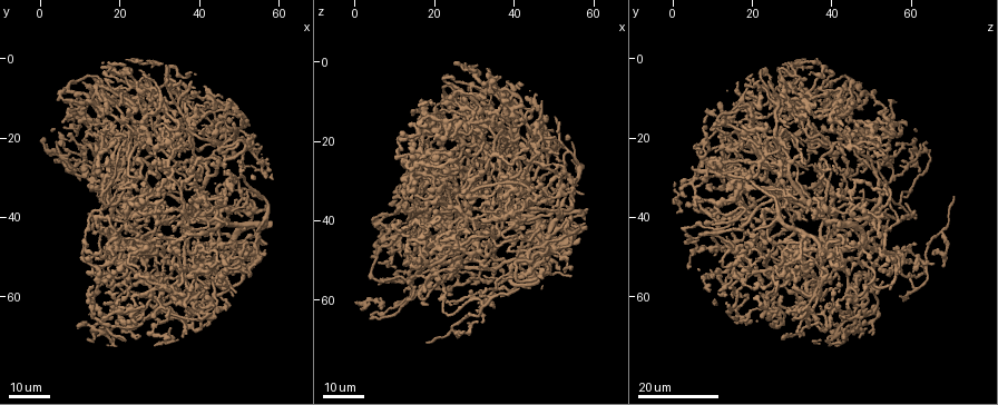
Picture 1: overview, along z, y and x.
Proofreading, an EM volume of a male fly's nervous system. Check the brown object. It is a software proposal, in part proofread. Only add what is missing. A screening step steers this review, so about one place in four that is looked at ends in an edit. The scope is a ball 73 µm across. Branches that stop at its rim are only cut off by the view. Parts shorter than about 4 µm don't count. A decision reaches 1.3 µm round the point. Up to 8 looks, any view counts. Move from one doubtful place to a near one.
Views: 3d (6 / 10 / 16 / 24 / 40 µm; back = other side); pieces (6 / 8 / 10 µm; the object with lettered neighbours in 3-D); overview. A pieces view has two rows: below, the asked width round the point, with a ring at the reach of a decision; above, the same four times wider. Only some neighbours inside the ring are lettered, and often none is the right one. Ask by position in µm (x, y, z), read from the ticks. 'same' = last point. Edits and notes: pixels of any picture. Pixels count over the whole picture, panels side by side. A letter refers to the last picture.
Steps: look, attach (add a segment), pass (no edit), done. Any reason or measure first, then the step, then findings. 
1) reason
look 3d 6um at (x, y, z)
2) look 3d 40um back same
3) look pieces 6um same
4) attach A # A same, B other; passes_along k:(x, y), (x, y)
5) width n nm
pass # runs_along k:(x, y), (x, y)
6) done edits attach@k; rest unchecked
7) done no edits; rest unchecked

tapers out
look 3d 16um at (31.5, 47.0, 61.0)

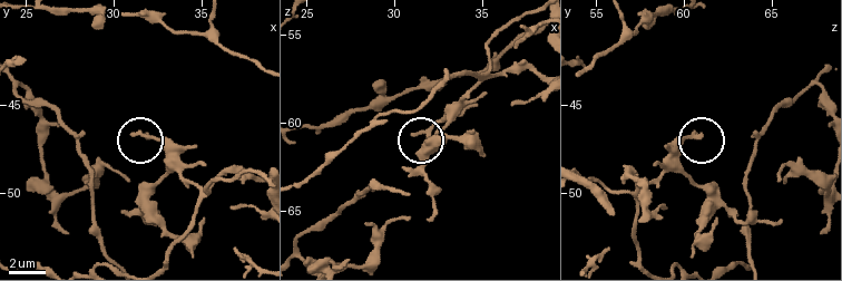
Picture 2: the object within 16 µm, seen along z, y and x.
look pieces 10um at (31.2, 46.5, 60.8)

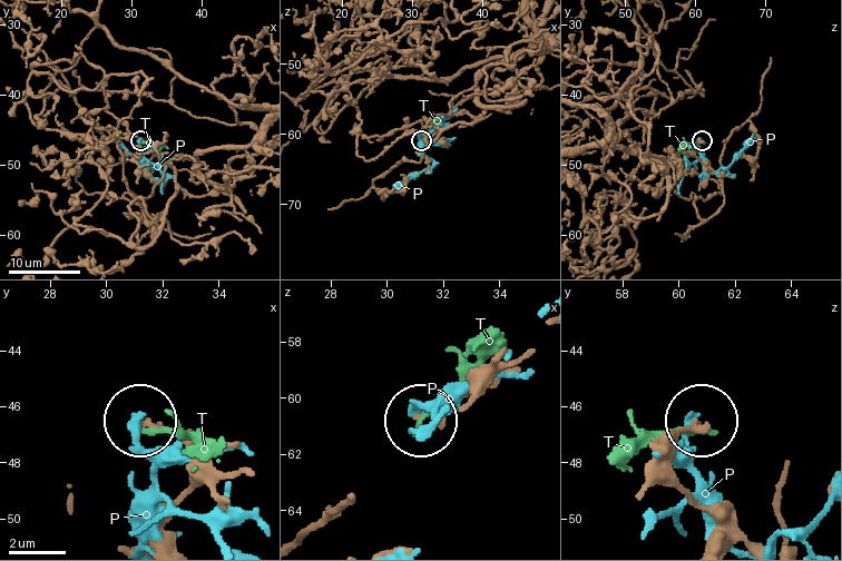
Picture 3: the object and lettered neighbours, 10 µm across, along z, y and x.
pass # P other, T other; runs_along 3:(650, 466), (698, 425); no lettered segment goes on from it

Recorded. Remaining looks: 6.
free end
look 3d 16um at (7.0, 24.5, 39.0)

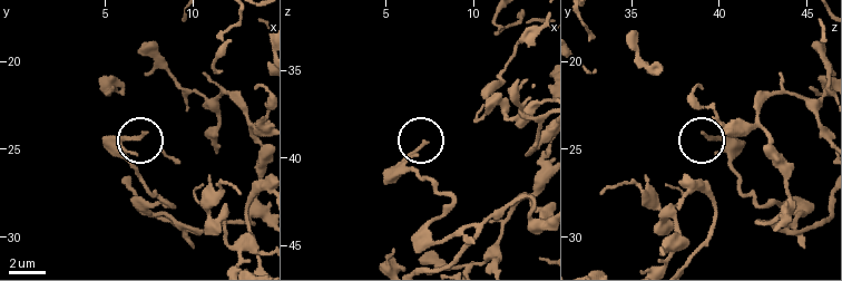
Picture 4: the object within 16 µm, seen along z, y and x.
look pieces 6um at (7.2, 24.2, 39.3)

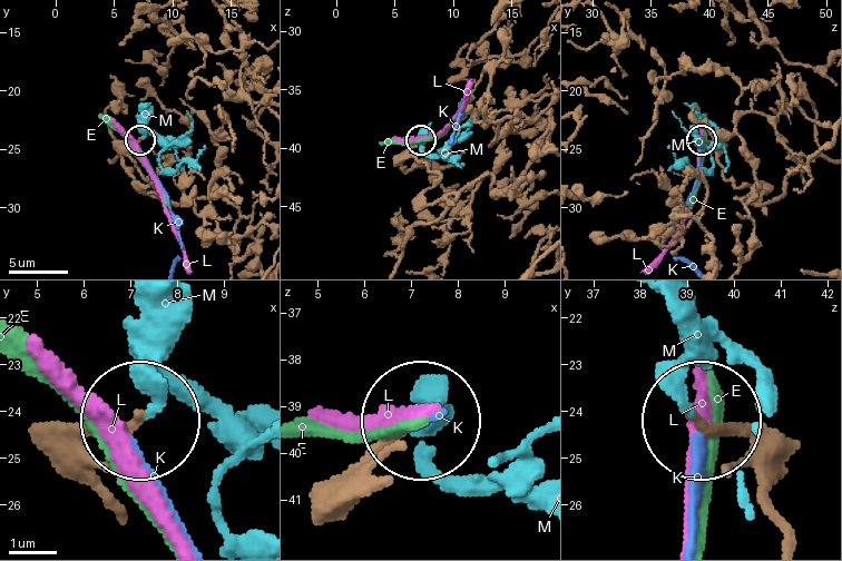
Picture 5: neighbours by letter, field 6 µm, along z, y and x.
width 160 nm
attach M # E other, K other, L other, M same; the neuron continues

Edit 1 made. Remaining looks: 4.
branch stops here
look 3d 16um at (11.5, 66.0, 40.5)

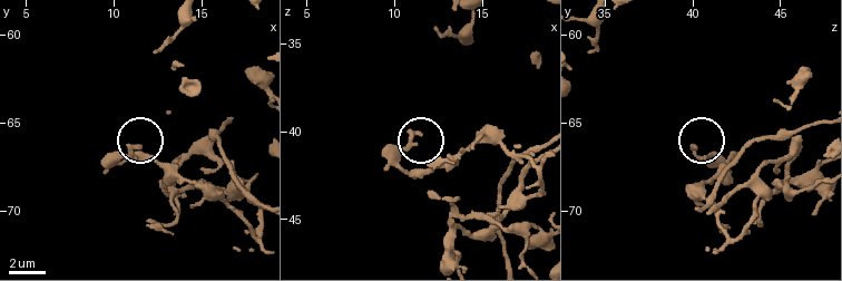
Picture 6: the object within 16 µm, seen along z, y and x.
see the neighbours
look pieces 10um at (10.9, 66.3, 40.1)

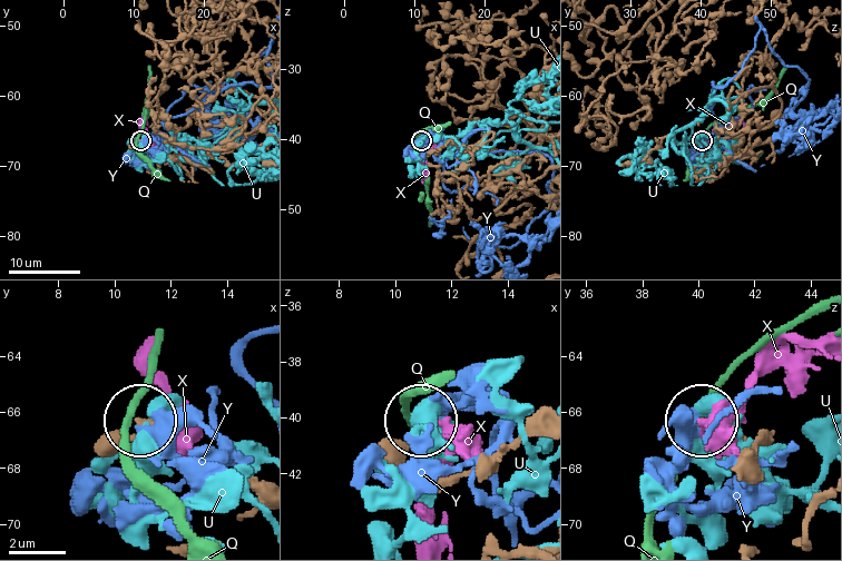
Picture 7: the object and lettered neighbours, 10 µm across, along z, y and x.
pass # Q other, U other, X other, Y other; none of them fits

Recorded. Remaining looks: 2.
an open end
look 3d 16um at (14.0, 49.0, 16.0)

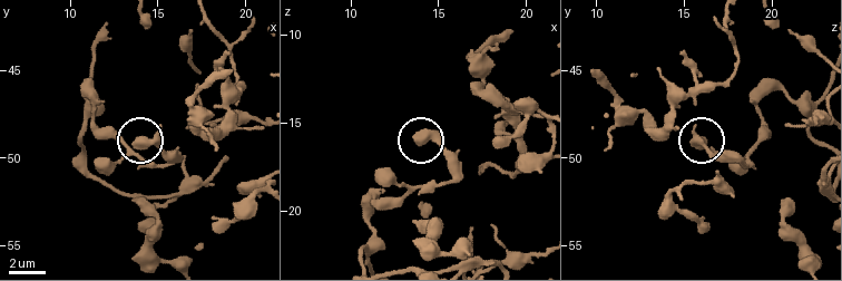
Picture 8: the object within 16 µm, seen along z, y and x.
look pieces 10um at (13.8, 49.1, 15.9)

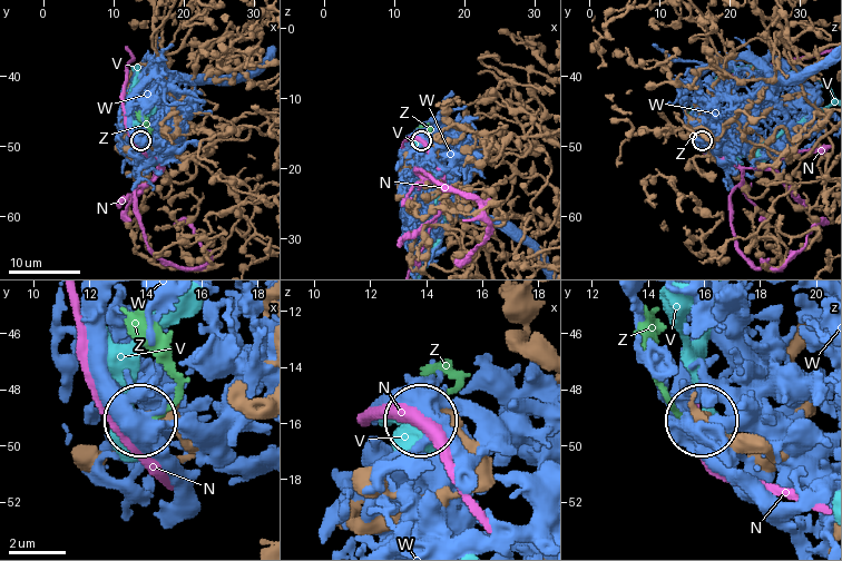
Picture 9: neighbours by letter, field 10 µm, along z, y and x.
pass # N other, V other, W other, Z other; none of them fits

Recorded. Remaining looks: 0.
done edits attach@5; rest unchecked

